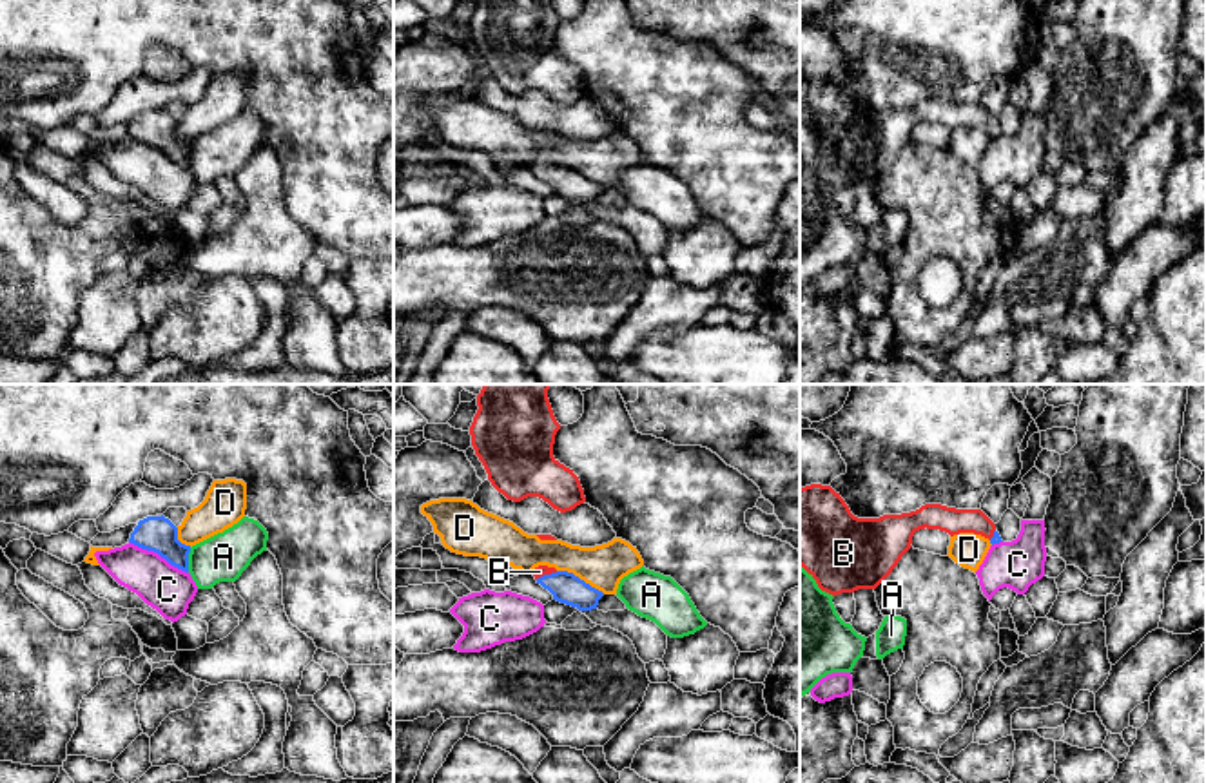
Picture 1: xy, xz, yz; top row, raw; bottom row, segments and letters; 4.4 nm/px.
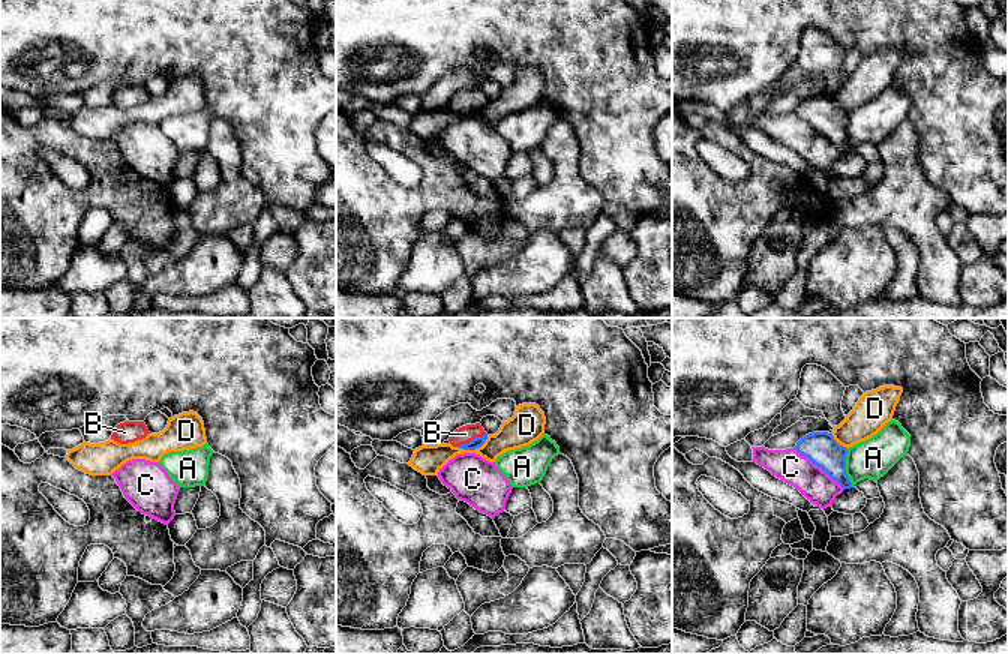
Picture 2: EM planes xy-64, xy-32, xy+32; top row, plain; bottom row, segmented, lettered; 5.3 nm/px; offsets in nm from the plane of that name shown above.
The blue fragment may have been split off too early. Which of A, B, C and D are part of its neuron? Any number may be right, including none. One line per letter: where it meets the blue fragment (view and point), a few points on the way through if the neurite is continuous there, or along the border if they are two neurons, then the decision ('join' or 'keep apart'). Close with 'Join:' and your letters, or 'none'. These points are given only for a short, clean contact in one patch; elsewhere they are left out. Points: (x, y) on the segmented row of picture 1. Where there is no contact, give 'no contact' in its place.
A: xy (187, 560) | along xy (191, 548), (187, 571) | keep apart
B: xz (546, 575) | across xz (566, 588), (546, 575), (539, 571) | join
C: xy (158, 553) | keep apart
D: xz (579, 579) | along xz (557, 570), (566, 570), (604, 593) | keep apart
Join: B

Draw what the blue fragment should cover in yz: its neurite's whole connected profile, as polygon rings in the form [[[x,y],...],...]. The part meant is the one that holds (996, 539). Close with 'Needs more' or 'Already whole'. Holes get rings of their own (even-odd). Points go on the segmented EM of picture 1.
[[[811,484],[800,488],[800,566],[816,580],[818,587],[832,596],[858,589],[876,589],[912,547],[919,529],[939,529],[950,536],[974,533],[1003,542],[996,524],[981,509],[956,509],[941,504],[925,504],[916,511],[858,518],[831,486]]]. Needs more

